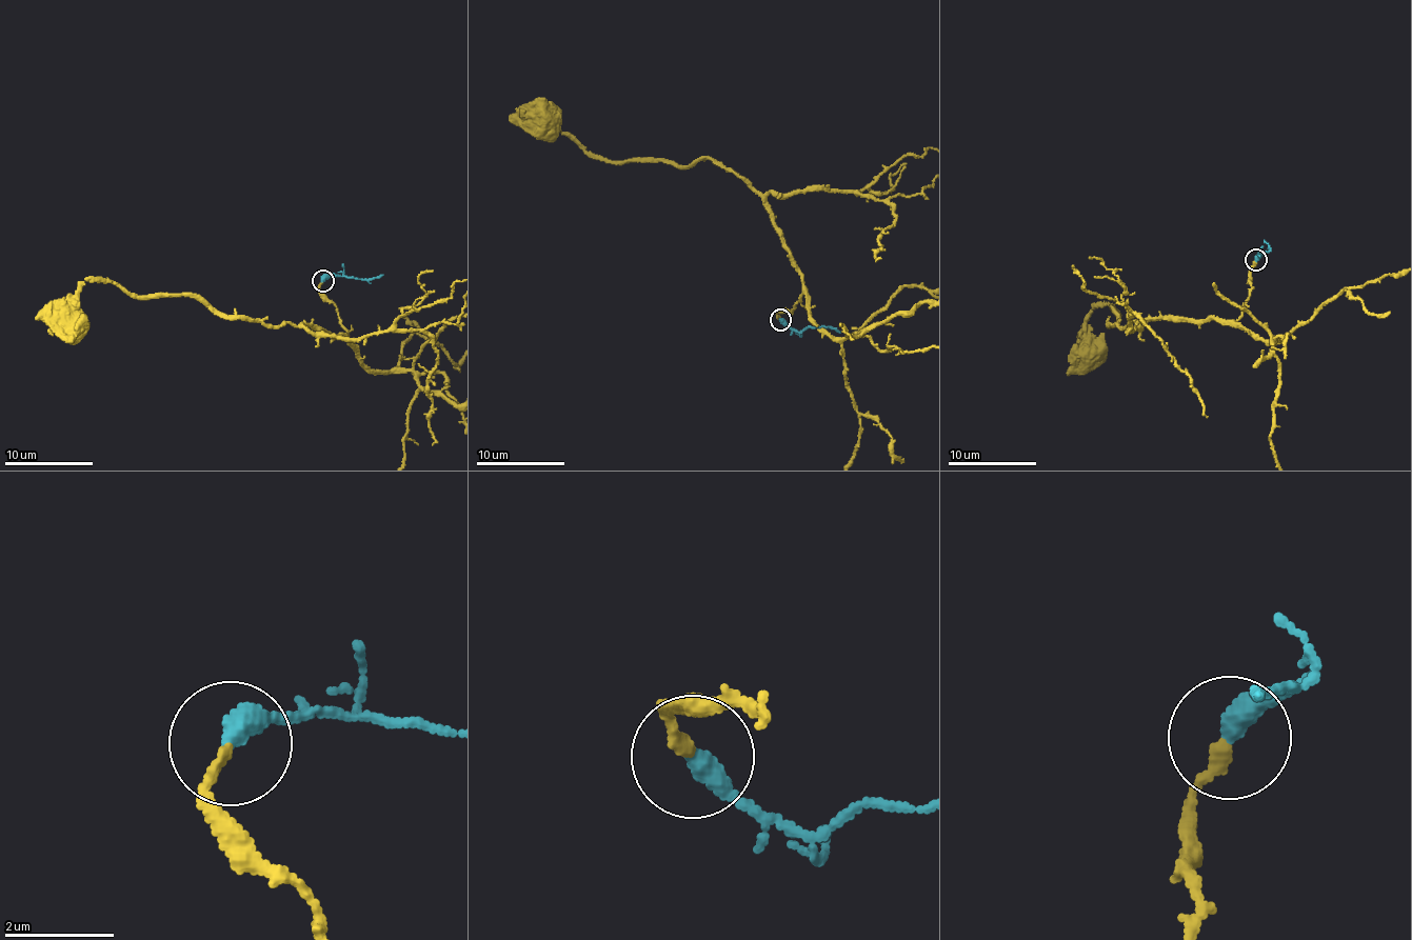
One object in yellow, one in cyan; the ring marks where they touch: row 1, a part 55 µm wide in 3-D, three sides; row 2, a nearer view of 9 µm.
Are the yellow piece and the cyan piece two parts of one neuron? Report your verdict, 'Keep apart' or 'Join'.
Join

